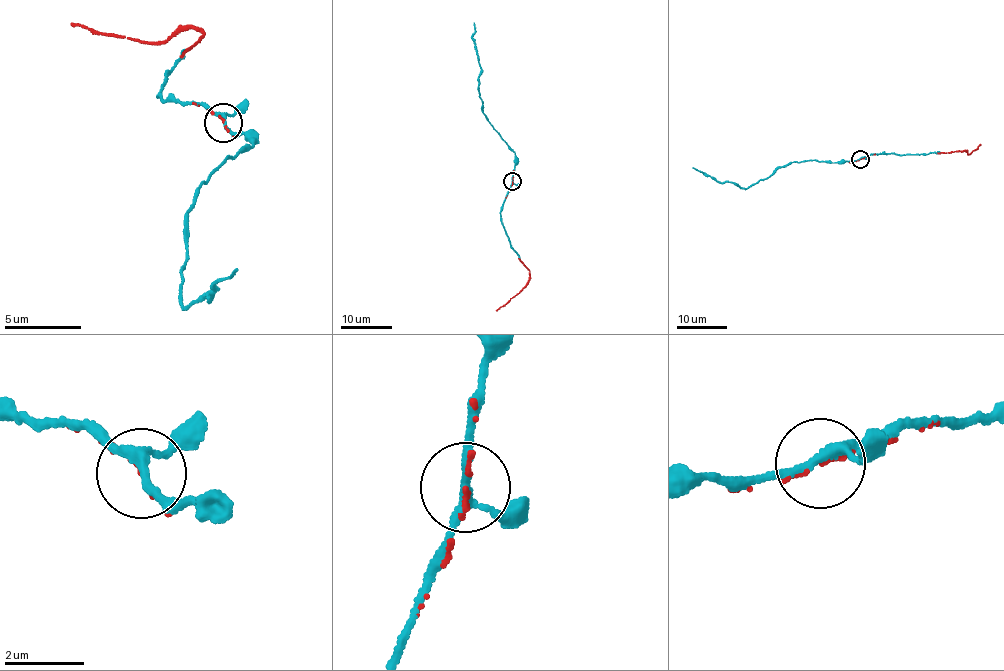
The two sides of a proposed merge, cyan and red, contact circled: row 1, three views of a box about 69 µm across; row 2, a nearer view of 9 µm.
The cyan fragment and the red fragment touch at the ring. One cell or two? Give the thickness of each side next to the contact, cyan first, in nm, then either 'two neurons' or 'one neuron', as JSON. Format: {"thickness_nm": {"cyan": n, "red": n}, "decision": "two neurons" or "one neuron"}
{"thickness_nm": {"cyan": 200, "red": 110}, "decision": "one neuron"}

